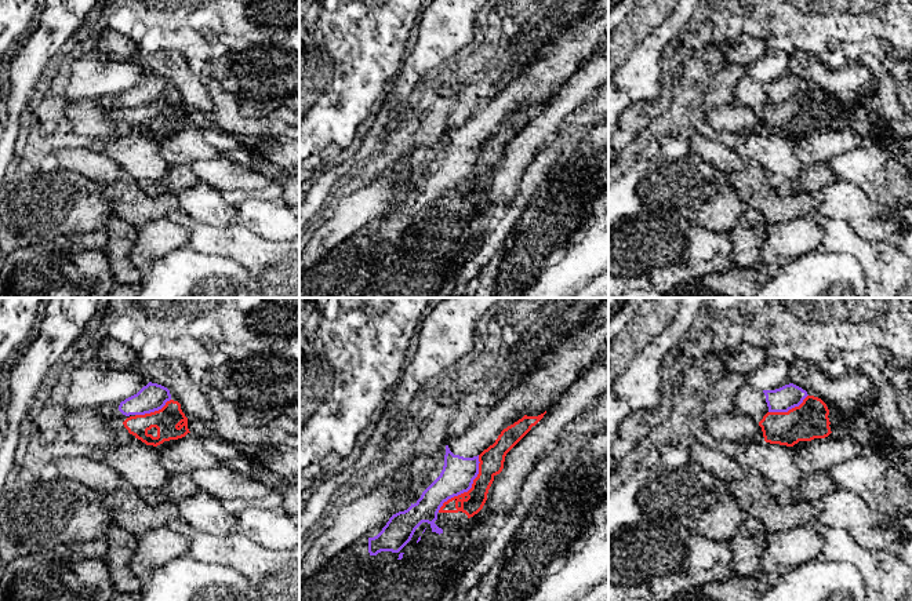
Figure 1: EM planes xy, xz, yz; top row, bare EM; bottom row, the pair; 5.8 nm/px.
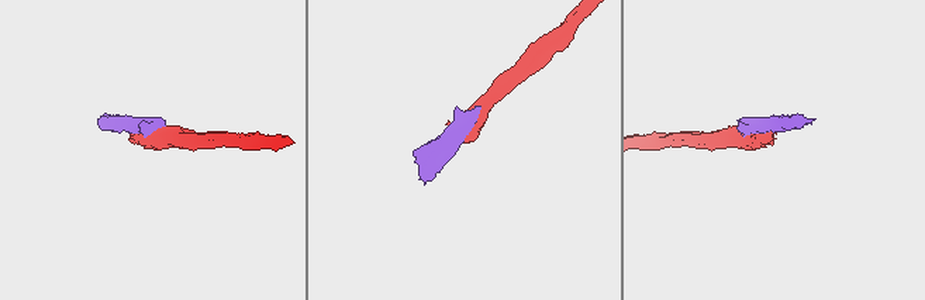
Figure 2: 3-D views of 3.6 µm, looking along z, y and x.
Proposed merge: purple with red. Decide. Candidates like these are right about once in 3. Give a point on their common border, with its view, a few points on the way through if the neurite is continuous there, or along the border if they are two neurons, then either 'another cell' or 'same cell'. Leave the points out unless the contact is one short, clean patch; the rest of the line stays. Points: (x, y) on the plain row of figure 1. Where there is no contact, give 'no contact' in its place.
xz (468, 181) | another cell

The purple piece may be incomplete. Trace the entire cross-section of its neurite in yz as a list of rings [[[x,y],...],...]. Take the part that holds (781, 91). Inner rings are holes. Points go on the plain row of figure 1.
[[[740,72],[733,98],[759,114],[767,103],[788,103],[799,98],[807,88],[807,83],[789,74],[775,81],[756,81],[745,72]]]

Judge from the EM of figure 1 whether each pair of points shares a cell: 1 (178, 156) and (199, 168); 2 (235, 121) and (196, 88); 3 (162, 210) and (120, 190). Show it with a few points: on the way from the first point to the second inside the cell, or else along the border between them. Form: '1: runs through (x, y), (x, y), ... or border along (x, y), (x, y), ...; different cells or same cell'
1: border along (220, 155), (189, 163); different cells
2: border along (206, 83), (207, 93), (213, 101), (213, 110); different cells
3: runs through (152, 207), (137, 207), (130, 200); same cell

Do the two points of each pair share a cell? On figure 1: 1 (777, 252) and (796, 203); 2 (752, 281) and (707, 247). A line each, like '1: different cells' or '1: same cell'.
1: different cells
2: different cells

